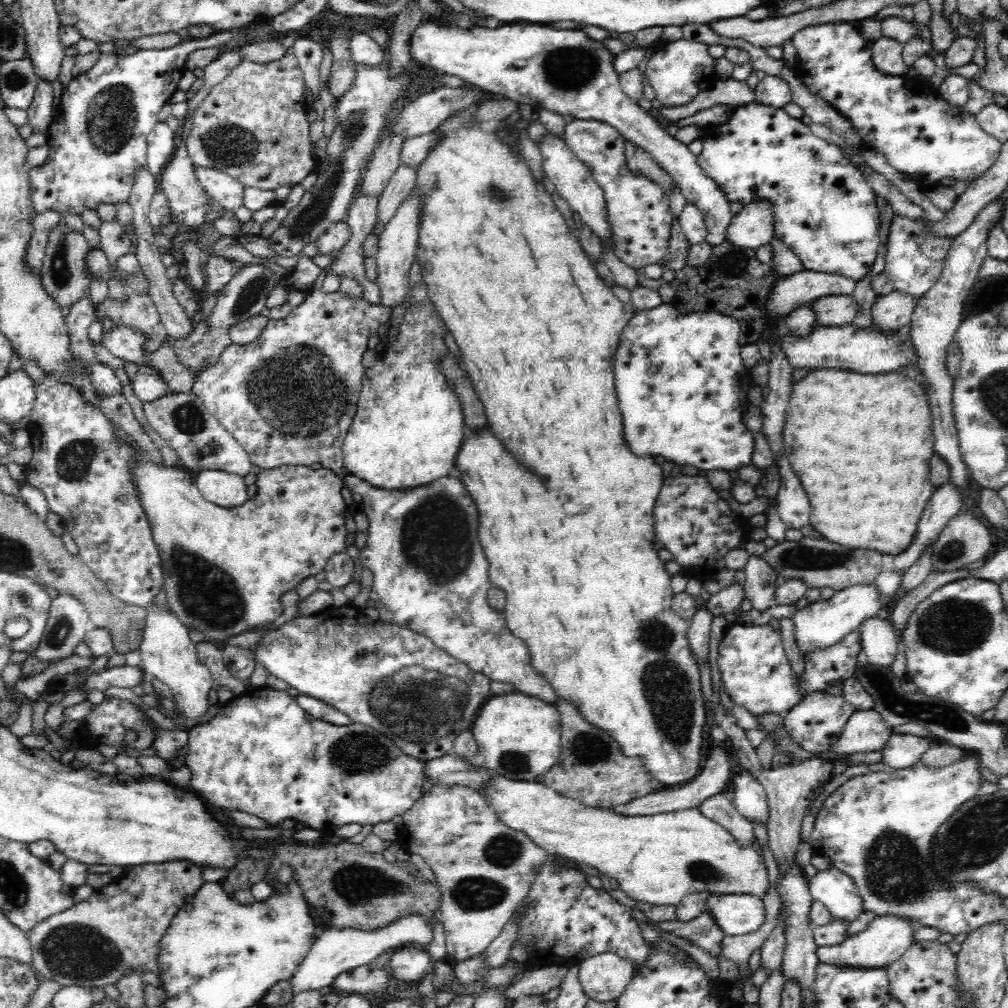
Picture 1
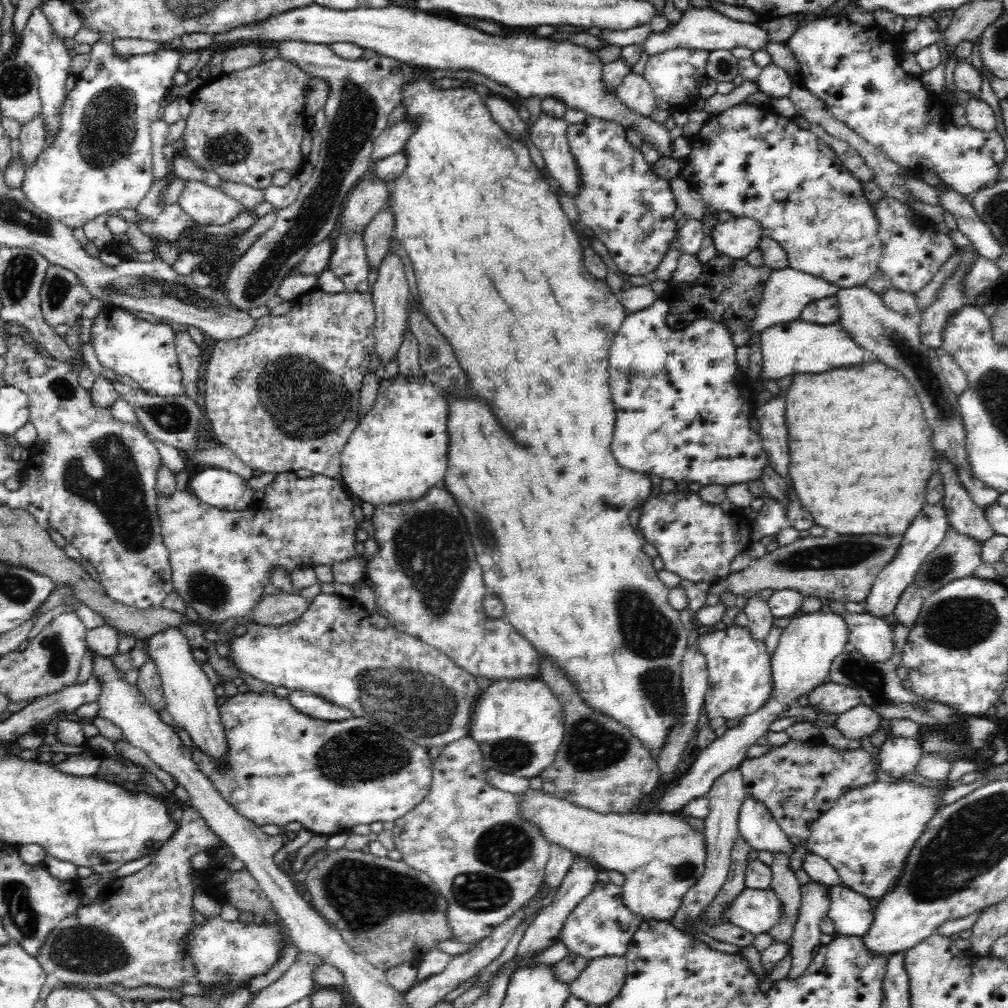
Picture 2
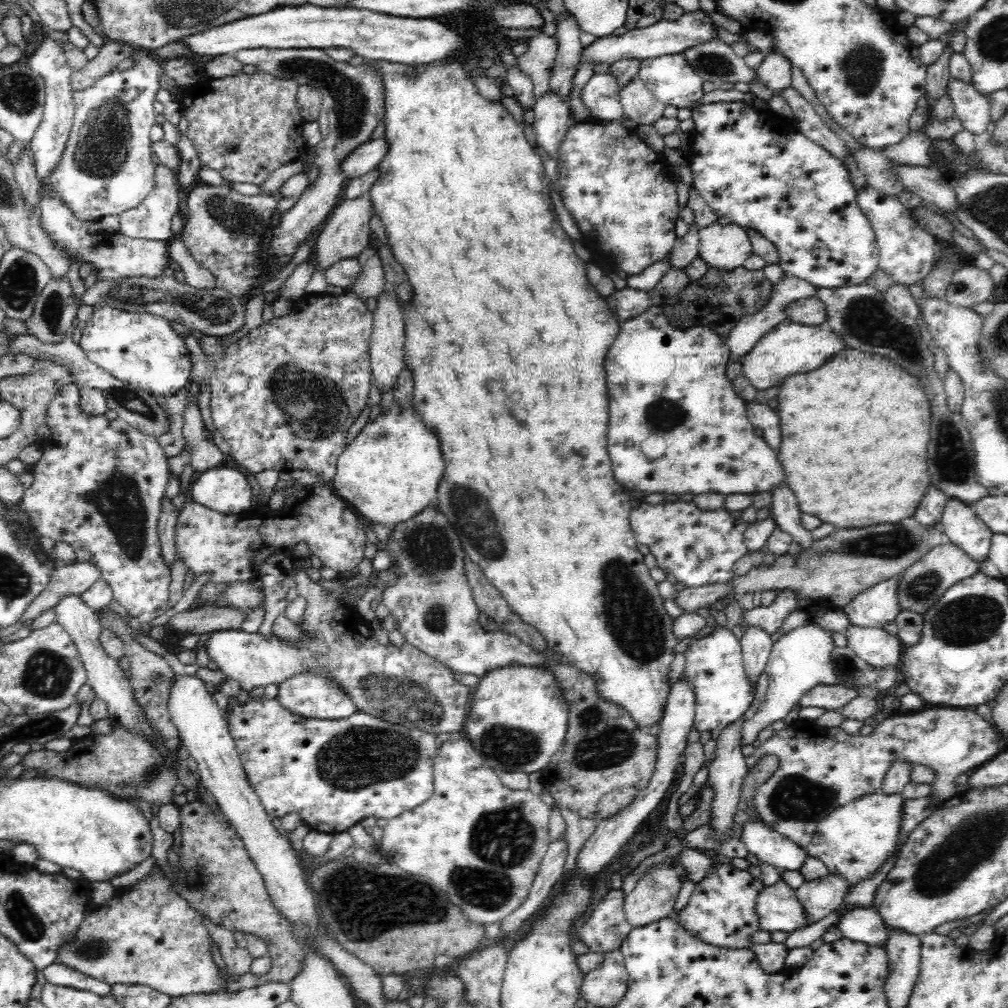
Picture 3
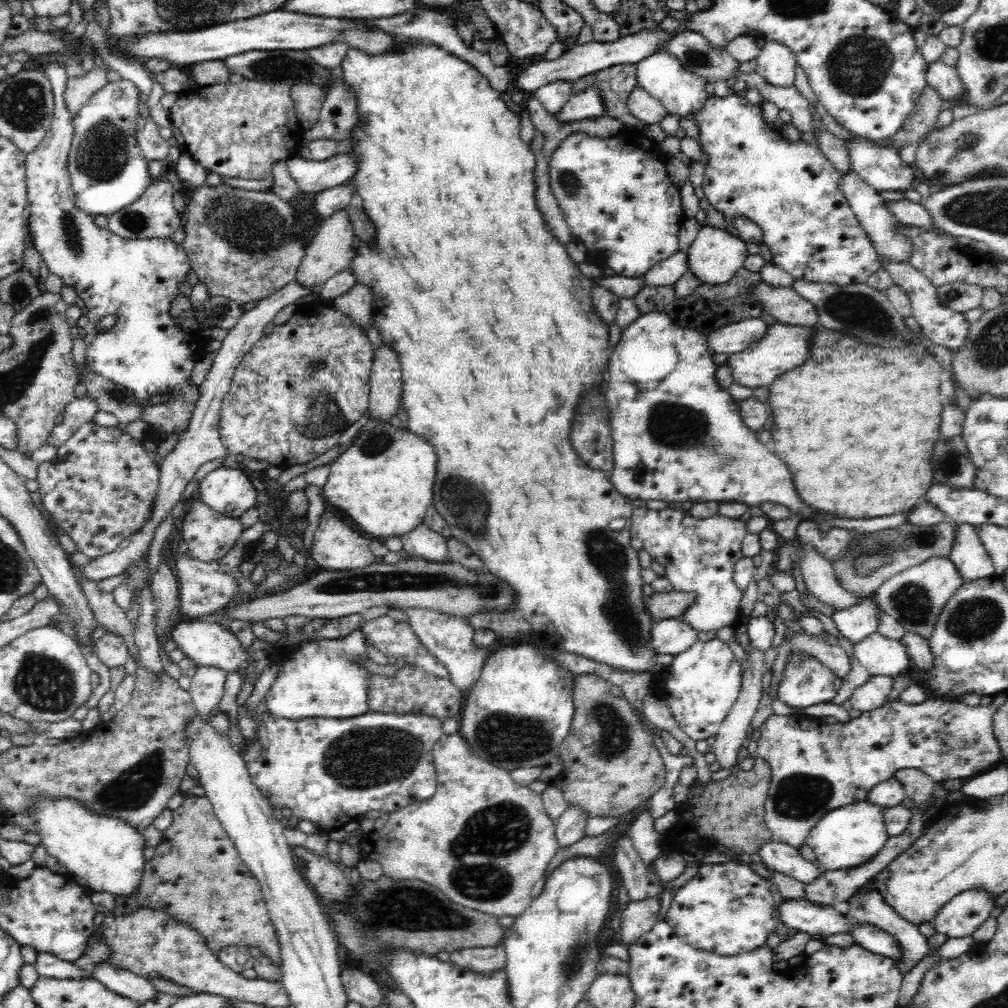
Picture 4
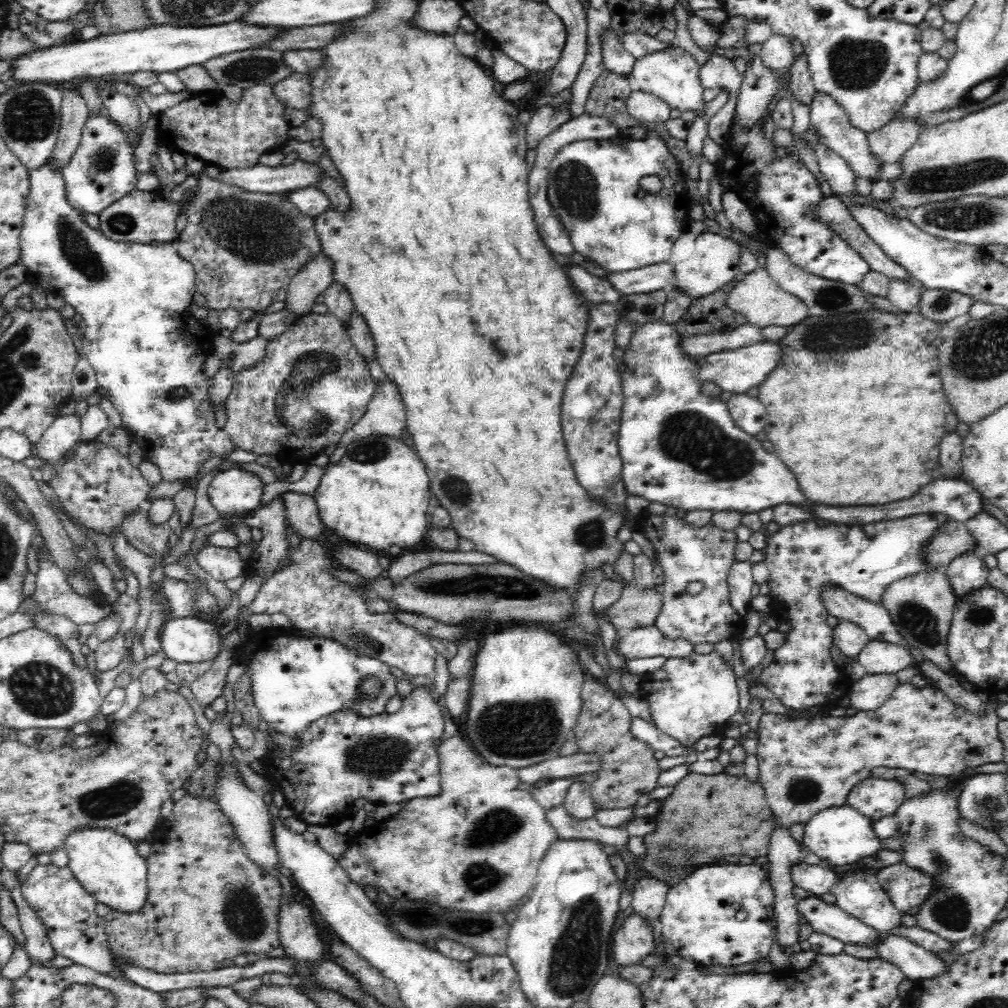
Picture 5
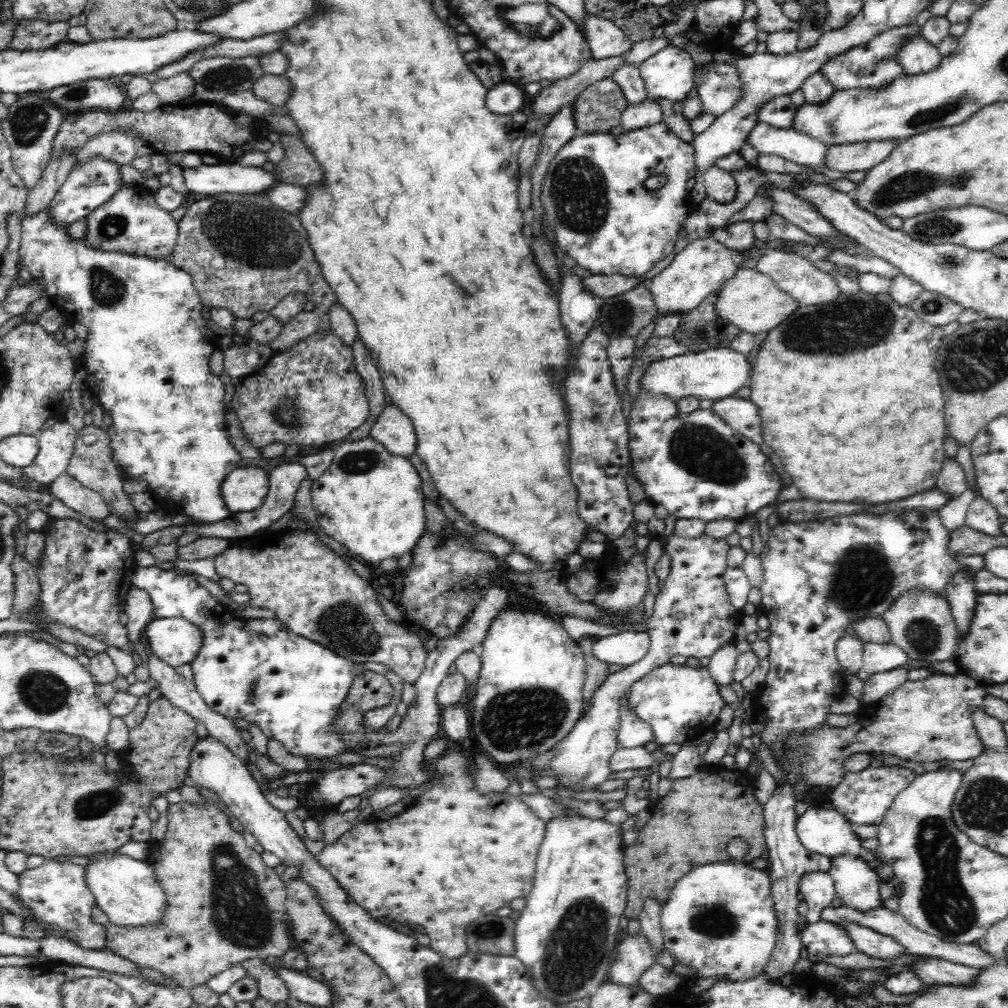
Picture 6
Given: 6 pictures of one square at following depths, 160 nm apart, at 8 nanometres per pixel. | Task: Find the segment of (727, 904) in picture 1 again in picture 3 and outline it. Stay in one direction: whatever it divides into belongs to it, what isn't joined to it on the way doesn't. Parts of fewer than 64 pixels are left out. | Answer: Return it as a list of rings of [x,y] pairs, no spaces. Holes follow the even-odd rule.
[[[782,879],[766,887],[757,898],[757,915],[761,930],[792,932],[813,922],[796,891]]]

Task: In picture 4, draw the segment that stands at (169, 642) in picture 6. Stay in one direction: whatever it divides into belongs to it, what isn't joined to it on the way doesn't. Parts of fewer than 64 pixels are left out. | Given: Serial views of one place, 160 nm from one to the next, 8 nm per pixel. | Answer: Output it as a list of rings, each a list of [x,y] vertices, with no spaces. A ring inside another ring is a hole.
[[[193,619],[190,622],[182,622],[172,627],[169,634],[170,640],[176,644],[176,648],[181,650],[184,656],[196,662],[198,667],[216,666],[226,670],[226,672],[237,670],[244,676],[246,666],[250,662],[250,655],[248,652],[242,651],[242,646],[237,637],[223,630],[218,623],[211,624],[211,622]]]

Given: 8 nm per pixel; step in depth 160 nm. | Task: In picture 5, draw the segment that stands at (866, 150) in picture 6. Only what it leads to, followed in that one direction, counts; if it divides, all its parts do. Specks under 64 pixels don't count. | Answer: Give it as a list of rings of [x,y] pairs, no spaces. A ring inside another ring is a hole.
[[[896,119],[884,125],[882,129],[866,133],[866,145],[872,157],[880,161],[880,166],[898,162],[923,130],[914,119]]]

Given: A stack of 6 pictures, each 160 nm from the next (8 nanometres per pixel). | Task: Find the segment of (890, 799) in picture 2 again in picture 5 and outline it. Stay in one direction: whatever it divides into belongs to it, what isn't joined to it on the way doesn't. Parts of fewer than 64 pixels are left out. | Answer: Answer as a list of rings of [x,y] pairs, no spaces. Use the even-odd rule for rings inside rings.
[[[844,804],[824,809],[814,814],[804,825],[802,842],[816,856],[822,859],[823,866],[846,866],[854,864],[866,856],[876,854],[880,849],[880,839],[872,831],[872,821],[863,817],[858,810]]]

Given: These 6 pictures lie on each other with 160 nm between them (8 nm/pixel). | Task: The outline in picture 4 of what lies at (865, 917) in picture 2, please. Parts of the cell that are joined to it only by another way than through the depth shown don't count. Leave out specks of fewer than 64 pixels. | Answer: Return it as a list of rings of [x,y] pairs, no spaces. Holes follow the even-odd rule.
[[[856,922],[855,929],[851,932],[856,944],[872,953],[892,958],[899,963],[904,960],[901,946],[897,940],[882,930],[872,925],[862,925]]]

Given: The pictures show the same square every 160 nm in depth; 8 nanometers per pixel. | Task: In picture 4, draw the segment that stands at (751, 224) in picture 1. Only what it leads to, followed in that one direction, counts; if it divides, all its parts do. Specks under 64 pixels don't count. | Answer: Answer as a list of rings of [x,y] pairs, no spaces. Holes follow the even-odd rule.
[[[704,224],[686,252],[687,271],[696,277],[700,284],[718,286],[728,282],[734,274],[737,274],[748,255],[746,244],[742,239],[730,235],[727,230]]]

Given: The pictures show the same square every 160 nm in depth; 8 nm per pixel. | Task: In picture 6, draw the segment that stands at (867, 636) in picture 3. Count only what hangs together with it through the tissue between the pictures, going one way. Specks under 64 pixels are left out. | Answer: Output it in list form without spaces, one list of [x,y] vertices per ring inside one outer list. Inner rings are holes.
[[[863,643],[863,670],[870,675],[885,673],[907,662],[906,653],[896,645]]]

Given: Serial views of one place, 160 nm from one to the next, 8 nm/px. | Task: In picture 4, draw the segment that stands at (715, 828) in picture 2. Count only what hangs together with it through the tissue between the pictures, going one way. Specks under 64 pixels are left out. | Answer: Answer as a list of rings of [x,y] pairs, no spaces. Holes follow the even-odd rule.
[[[752,649],[750,656],[746,657],[743,664],[744,673],[742,675],[741,691],[737,701],[732,705],[730,712],[721,722],[717,733],[714,735],[715,743],[709,749],[714,751],[716,759],[721,768],[730,768],[736,762],[736,756],[742,748],[742,742],[746,738],[746,732],[751,730],[750,720],[758,708],[762,696],[762,674],[764,674],[764,653]]]

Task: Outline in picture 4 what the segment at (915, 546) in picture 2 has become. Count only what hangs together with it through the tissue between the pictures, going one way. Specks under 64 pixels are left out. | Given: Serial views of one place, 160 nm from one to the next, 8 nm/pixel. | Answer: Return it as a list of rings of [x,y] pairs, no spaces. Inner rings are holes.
[[[873,598],[866,599],[858,606],[838,610],[831,615],[840,636],[846,638],[853,646],[864,638],[876,633],[879,622],[879,608]]]

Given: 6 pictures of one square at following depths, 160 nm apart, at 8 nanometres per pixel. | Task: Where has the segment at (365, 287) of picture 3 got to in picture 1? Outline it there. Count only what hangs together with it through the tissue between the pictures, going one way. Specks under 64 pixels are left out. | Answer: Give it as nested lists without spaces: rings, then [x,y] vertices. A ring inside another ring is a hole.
[[[400,165],[379,196],[376,206],[376,222],[372,228],[372,233],[377,236],[378,240],[388,221],[397,213],[402,201],[409,197],[412,188],[414,188],[416,170],[417,167]]]

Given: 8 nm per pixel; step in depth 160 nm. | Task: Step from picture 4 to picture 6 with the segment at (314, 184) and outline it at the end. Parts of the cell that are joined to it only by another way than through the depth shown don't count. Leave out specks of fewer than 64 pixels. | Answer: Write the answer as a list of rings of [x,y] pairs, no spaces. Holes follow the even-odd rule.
[[[217,162],[216,164],[200,164],[197,167],[184,167],[178,164],[182,171],[183,182],[188,192],[194,194],[254,194],[264,192],[274,186],[274,176],[262,167],[242,166],[236,163]]]

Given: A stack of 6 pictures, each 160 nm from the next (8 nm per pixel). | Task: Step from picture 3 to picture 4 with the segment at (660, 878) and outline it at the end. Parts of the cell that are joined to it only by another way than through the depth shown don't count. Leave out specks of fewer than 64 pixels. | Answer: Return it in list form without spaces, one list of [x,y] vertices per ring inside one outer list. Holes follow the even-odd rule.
[[[647,898],[627,904],[621,914],[619,944],[628,948],[640,937],[649,933],[660,920],[659,908],[660,898]]]

